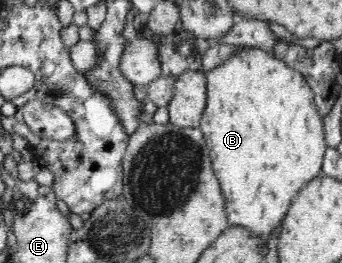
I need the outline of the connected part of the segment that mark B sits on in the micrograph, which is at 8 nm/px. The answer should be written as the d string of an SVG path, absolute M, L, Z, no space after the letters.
M237 47L236 51L229 56L223 63L216 68L204 72L206 75L207 102L204 114L200 118L200 130L206 139L208 148L210 149L210 158L212 169L215 170L216 177L219 178L221 188L224 194L224 202L227 207L228 223L230 225L238 225L248 229L250 233L254 233L264 246L271 234L281 226L281 219L288 212L288 207L297 192L309 182L309 179L316 178L321 174L323 165L323 156L326 150L326 138L324 137L323 116L318 112L314 91L308 84L307 78L300 71L291 70L287 62L276 58L272 52L272 48L262 47Z

